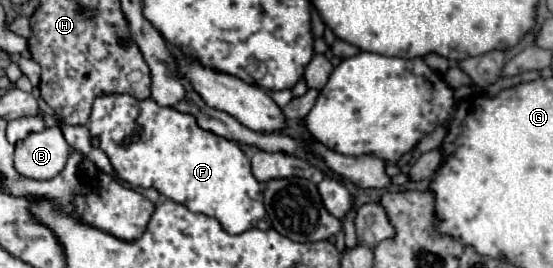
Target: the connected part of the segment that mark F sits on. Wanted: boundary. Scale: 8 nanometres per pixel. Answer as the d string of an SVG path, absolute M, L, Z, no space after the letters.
M122 93L102 95L96 99L92 107L90 137L100 139L100 149L108 155L118 177L122 177L124 181L136 187L144 187L144 189L154 187L160 195L172 199L174 203L180 203L194 213L204 213L208 217L218 219L230 235L238 235L248 229L254 229L258 221L264 217L262 191L260 191L260 183L252 175L250 159L242 153L242 149L234 141L228 141L210 131L200 129L196 125L196 119L188 113L180 113L170 107L160 107L152 99L138 101L136 97L122 95Z

